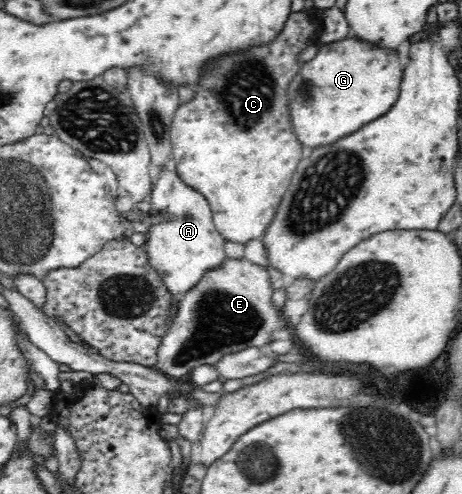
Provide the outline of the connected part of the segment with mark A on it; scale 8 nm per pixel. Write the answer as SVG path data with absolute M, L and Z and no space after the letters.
M173 167L160 171L147 201L147 214L151 215L147 218L149 230L144 244L147 264L159 274L172 297L186 295L202 282L204 274L222 268L228 260L225 240L212 222L206 198L194 194L194 190L186 190Z

